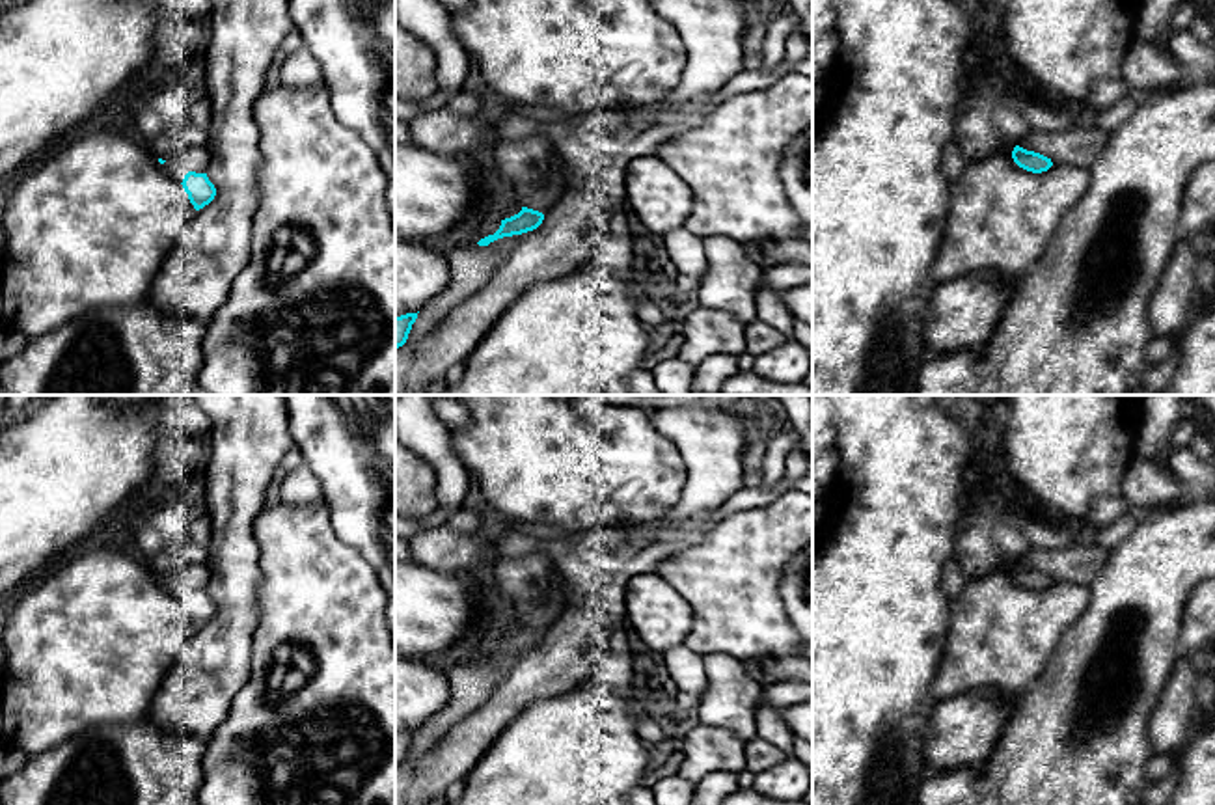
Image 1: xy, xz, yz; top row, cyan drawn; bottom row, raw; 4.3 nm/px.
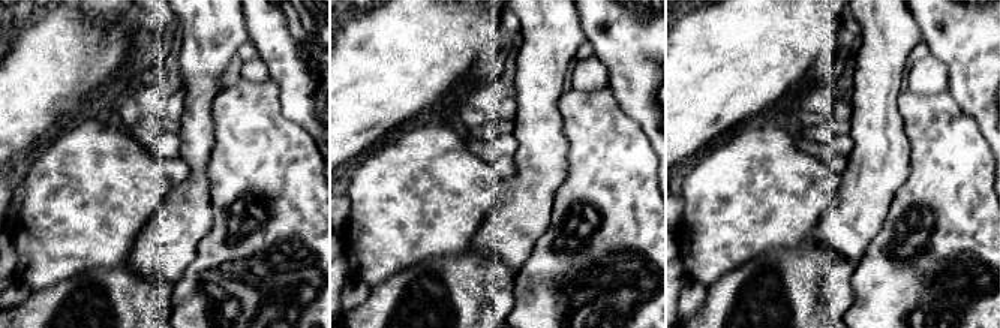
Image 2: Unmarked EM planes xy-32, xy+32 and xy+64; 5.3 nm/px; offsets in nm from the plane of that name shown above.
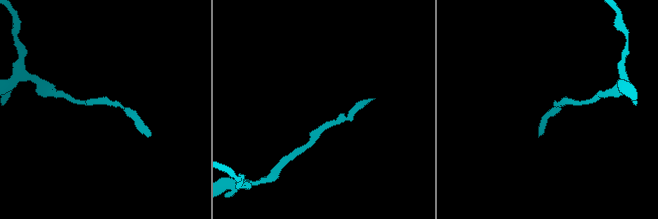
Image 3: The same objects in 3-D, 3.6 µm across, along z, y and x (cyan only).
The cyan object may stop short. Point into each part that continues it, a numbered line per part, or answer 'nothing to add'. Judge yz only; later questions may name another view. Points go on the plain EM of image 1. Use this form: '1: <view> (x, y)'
nothing to add

